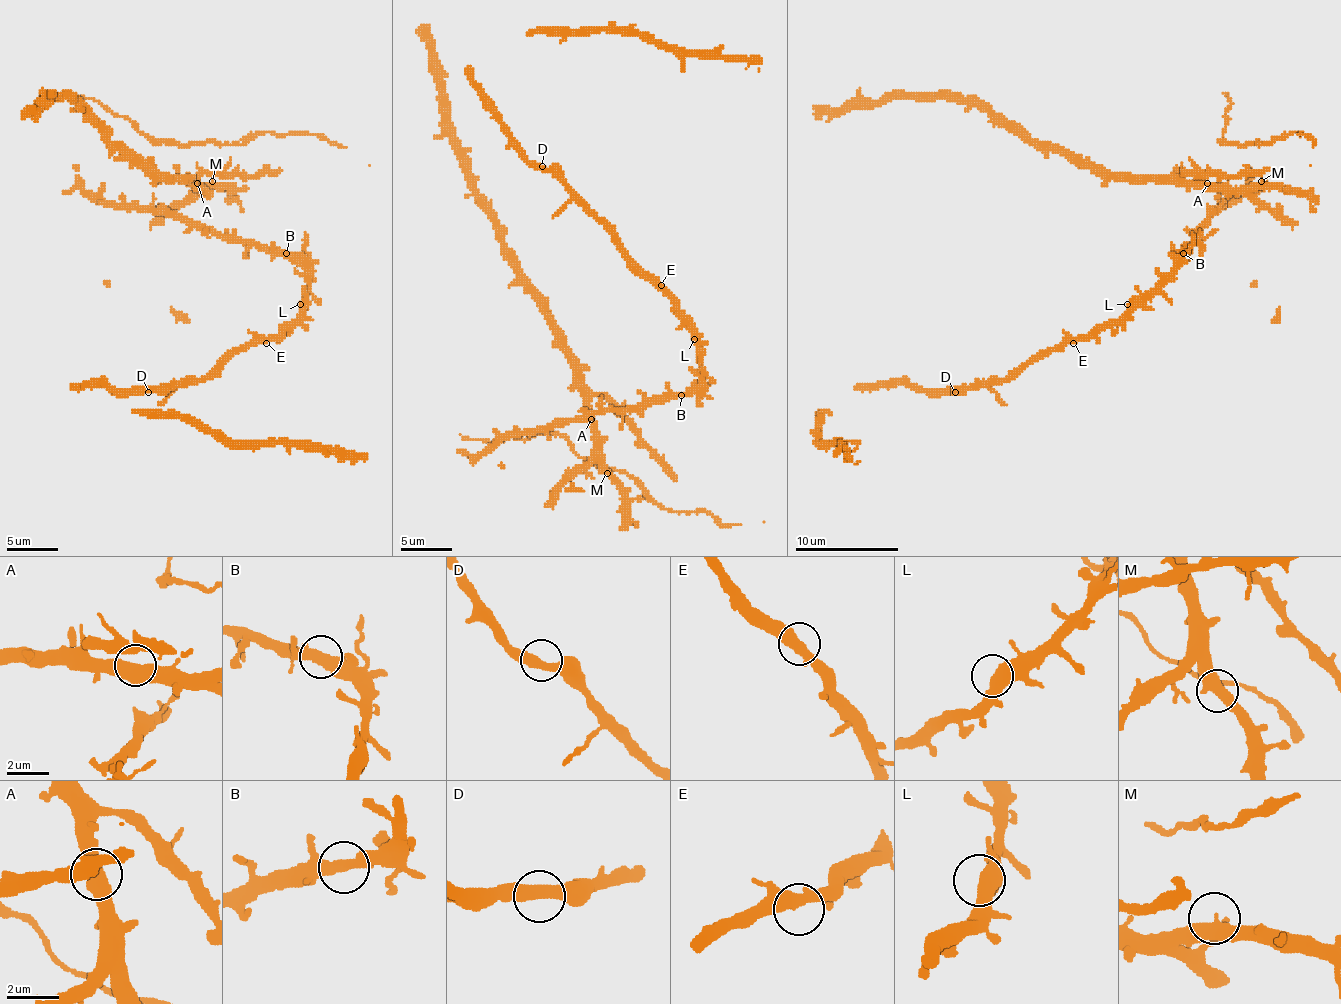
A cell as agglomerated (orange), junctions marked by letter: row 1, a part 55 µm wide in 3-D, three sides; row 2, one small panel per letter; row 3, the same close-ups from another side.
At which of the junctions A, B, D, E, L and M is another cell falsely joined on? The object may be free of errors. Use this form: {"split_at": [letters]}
{"split_at": []}

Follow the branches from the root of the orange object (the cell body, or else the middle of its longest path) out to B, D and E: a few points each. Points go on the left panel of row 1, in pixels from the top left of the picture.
B: (305, 307), (308, 273), (287, 253)
D: (305, 307), (277, 335), (256, 338), (246, 348), (238, 348), (205, 376), (174, 381), (168, 387), (148, 392)
E: (305, 307), (279, 335), (274, 335), (266, 343)

